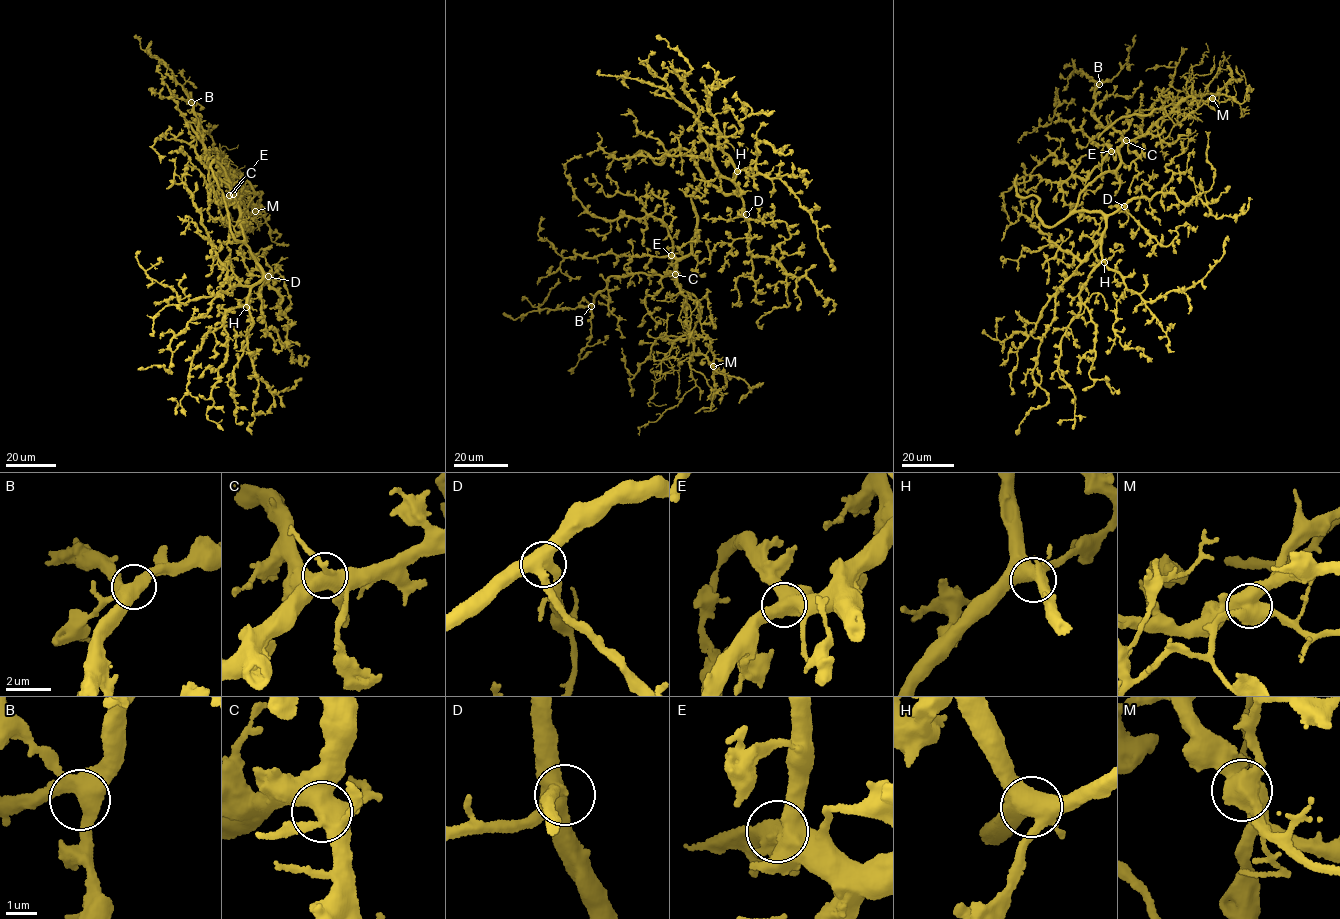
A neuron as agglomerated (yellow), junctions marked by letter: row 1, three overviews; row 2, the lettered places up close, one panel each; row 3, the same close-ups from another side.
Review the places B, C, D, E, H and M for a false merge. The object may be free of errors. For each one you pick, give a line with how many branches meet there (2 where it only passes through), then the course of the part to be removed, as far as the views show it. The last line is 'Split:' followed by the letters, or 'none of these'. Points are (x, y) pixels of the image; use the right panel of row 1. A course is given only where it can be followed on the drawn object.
M: branches 4; course (1212, 98), (1176, 124), (1165, 109), (1189, 96), (1200, 96), (1217, 76), (1222, 56), (1226, 59), (1231, 55)
Split: M

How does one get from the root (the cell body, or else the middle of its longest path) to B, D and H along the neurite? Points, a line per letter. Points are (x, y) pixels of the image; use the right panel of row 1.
B: (1077, 205), (1079, 193), (1120, 162), (1122, 133), (1105, 128), (1091, 112), (1099, 84)
D: (1077, 205), (1076, 210), (1094, 210), (1107, 215), (1124, 206)
H: (1077, 205), (1075, 210), (1094, 210), (1105, 217), (1101, 250), (1104, 262)

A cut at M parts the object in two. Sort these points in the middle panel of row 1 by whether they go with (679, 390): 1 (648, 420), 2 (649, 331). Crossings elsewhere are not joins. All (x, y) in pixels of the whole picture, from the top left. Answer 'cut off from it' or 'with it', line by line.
1: with it
2: with it

